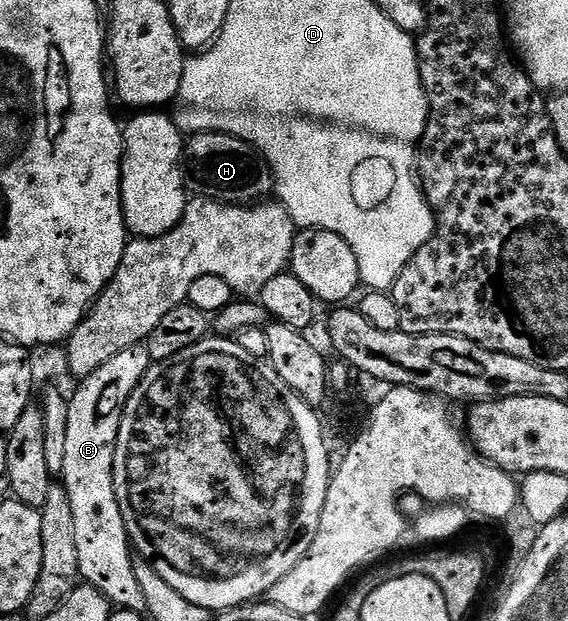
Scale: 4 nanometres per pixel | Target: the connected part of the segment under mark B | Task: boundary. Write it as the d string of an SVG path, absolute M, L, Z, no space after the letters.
M146 345L125 348L125 352L117 352L109 364L101 364L97 372L82 379L76 385L79 387L75 395L72 393L69 398L69 428L65 439L65 468L61 485L67 491L69 504L73 504L79 576L112 604L127 604L130 598L139 600L143 596L141 584L137 584L136 559L131 558L133 547L117 504L113 464L127 401L152 364Z

